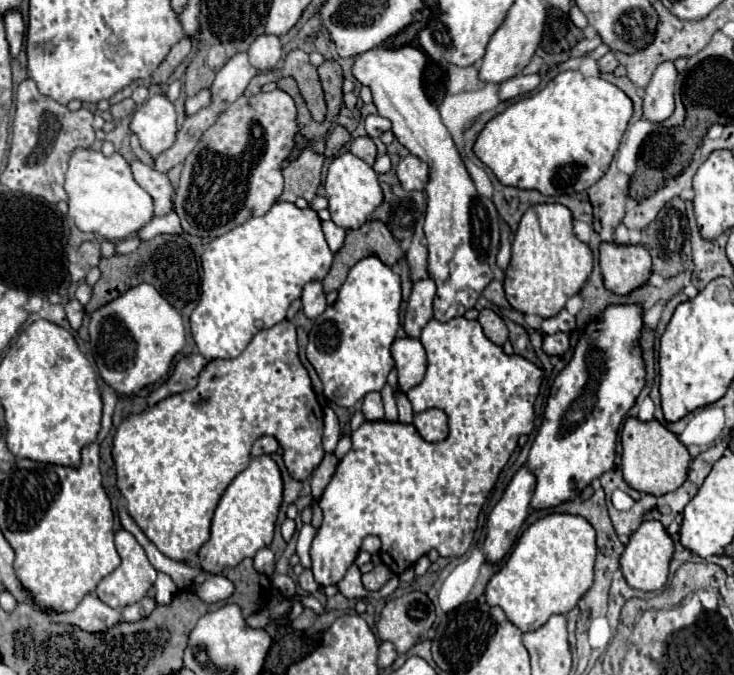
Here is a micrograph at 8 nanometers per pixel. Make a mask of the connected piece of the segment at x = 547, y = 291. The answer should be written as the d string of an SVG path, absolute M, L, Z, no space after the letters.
M563 204L531 206L515 232L511 262L505 270L505 296L509 304L523 314L539 314L543 318L557 316L565 302L575 296L587 282L593 268L593 254L573 232L573 214Z

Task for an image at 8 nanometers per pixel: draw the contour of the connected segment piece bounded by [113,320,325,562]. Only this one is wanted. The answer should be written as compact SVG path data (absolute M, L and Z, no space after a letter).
M283 320L279 322L277 326L269 328L269 330L259 330L253 340L249 342L249 346L237 356L237 358L231 358L231 360L211 360L205 368L203 368L203 378L199 378L197 386L193 390L187 390L187 392L181 392L181 394L173 394L165 400L161 400L159 404L155 404L153 408L141 412L139 416L131 416L127 420L123 420L123 424L117 428L117 434L115 434L115 446L113 446L113 460L115 460L115 468L117 468L117 486L121 490L121 494L125 496L127 500L127 510L129 510L129 516L137 522L137 526L145 532L145 536L159 548L159 552L163 552L167 558L171 560L177 560L177 562L189 562L191 558L197 556L199 548L209 540L209 530L211 530L211 518L213 518L213 512L217 508L217 502L221 498L221 494L225 492L225 488L231 484L231 480L243 472L247 468L247 464L251 460L251 446L253 442L259 438L259 436L275 436L277 442L285 448L285 466L289 468L291 476L297 478L297 480L305 480L311 476L311 472L319 466L319 462L323 460L325 456L325 450L321 446L321 434L323 434L323 410L321 410L321 404L317 402L317 396L311 388L311 380L309 380L309 374L305 370L305 366L301 364L299 356L297 356L297 332L295 332L295 326L289 322L289 320Z

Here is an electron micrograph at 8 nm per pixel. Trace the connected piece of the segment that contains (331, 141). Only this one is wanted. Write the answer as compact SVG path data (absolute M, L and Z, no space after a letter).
M337 126L337 128L333 130L333 134L329 134L329 138L327 138L327 142L325 142L325 152L323 152L323 154L325 154L327 158L337 156L339 150L341 150L349 140L351 140L351 134L349 134L345 128Z

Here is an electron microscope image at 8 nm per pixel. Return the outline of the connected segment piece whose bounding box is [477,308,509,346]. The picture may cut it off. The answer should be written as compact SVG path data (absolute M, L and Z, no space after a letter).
M489 308L481 310L481 314L479 314L477 320L479 320L479 324L481 324L485 336L487 336L491 342L495 342L495 344L499 344L499 346L507 342L509 330L507 330L503 318L499 318L493 310L489 310Z

